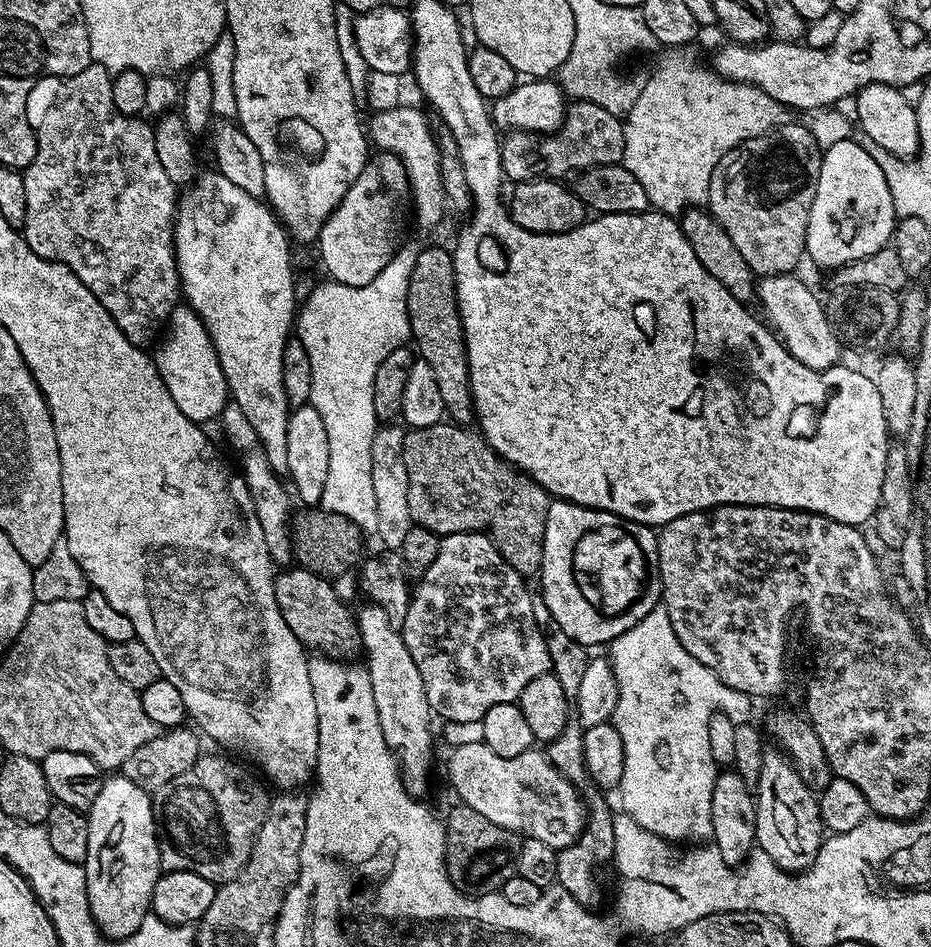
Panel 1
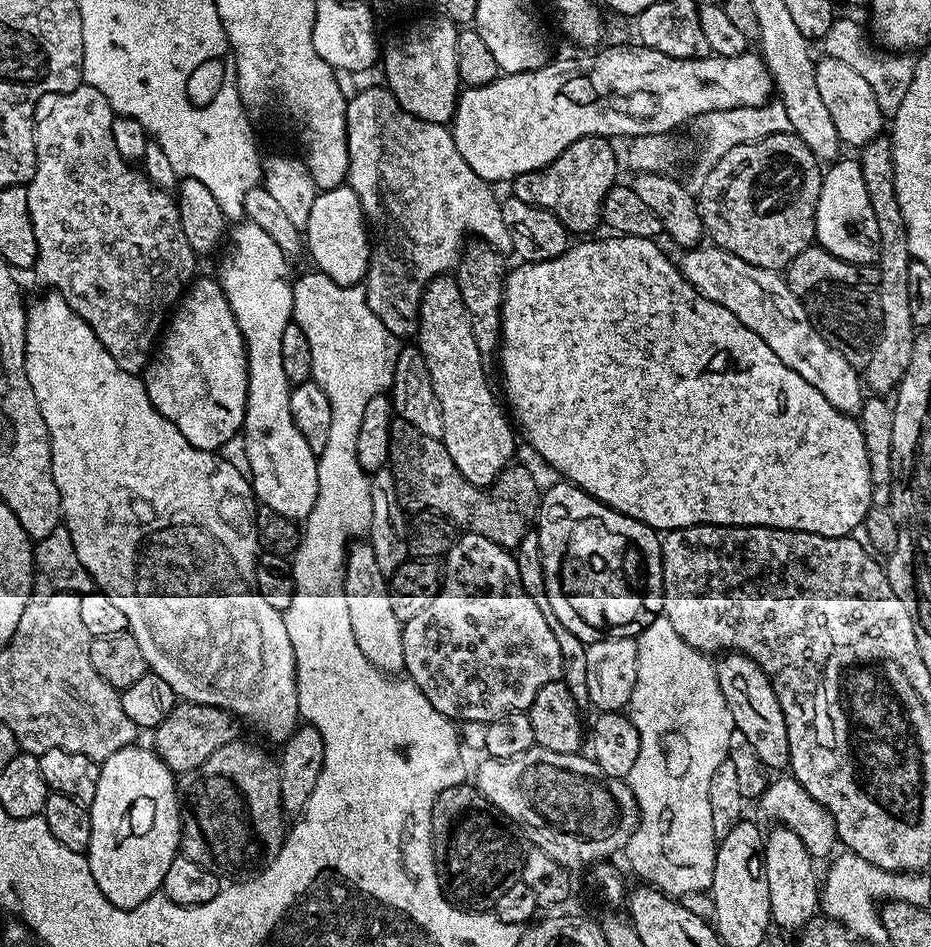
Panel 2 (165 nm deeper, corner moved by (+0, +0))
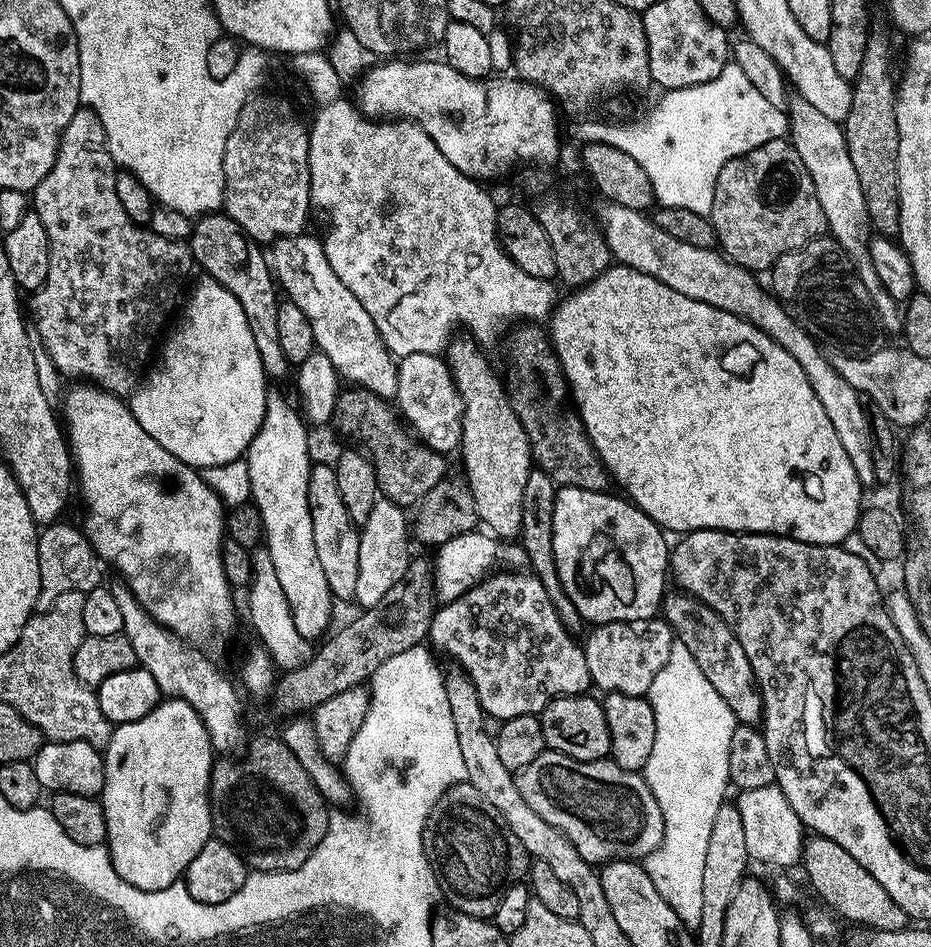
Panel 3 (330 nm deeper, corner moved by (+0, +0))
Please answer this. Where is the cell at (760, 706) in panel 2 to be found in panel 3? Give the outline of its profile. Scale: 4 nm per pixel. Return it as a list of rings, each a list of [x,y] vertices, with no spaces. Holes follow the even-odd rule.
[[[679,590],[665,593],[661,613],[663,619],[673,629],[679,643],[686,646],[695,662],[701,667],[702,674],[705,674],[711,686],[721,694],[723,701],[735,714],[737,723],[757,725],[763,719],[760,689],[753,677],[750,660],[728,623],[702,601]]]

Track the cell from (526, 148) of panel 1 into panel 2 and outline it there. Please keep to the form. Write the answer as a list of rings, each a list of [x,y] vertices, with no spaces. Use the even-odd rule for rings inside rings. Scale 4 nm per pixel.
[[[607,136],[578,138],[578,142],[566,146],[566,150],[562,150],[554,162],[514,177],[510,182],[511,195],[517,200],[554,213],[569,233],[595,233],[592,231],[602,224],[603,200],[608,191],[618,184],[616,152],[612,144],[613,141]]]

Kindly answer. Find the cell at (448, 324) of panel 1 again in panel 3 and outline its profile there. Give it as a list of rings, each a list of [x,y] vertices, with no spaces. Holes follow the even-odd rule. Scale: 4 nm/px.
[[[469,336],[453,337],[444,352],[454,386],[461,396],[461,440],[458,456],[464,463],[469,490],[473,492],[479,523],[497,538],[519,537],[522,526],[522,494],[526,478],[533,470],[532,451],[510,406],[508,389],[496,378],[484,358],[481,347]],[[488,527],[488,528],[487,528]]]

